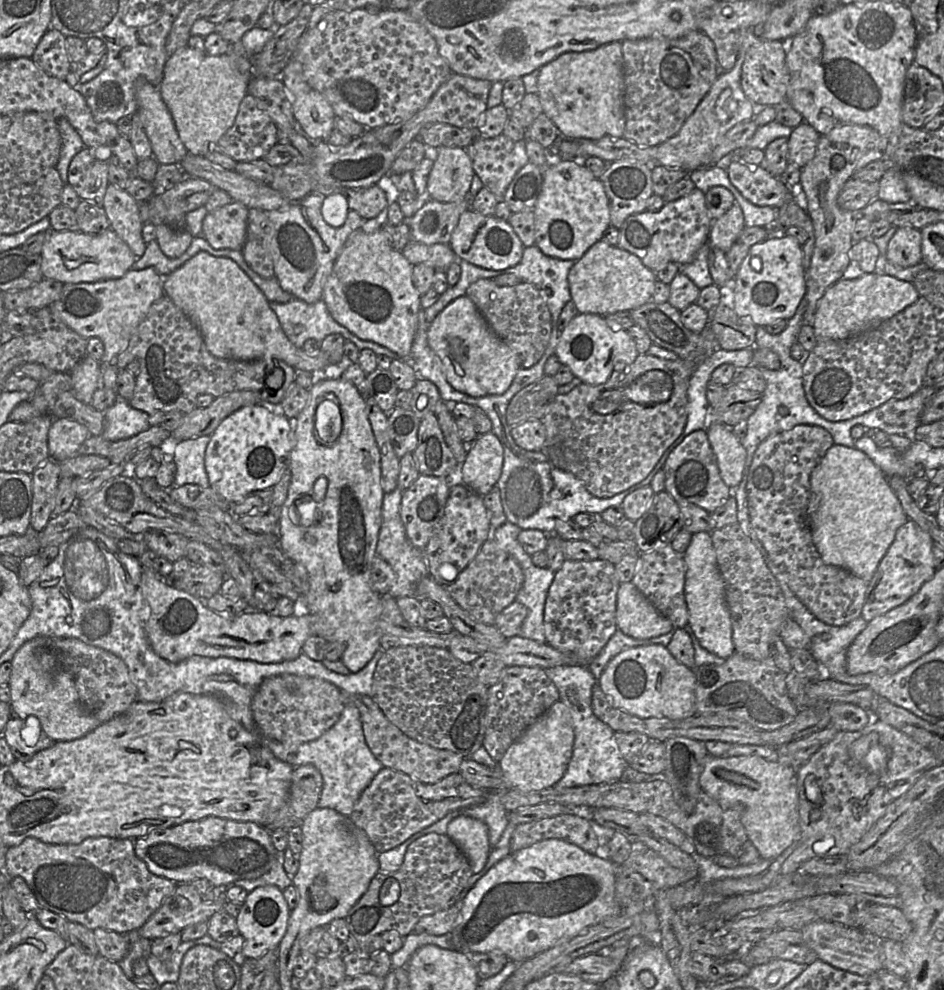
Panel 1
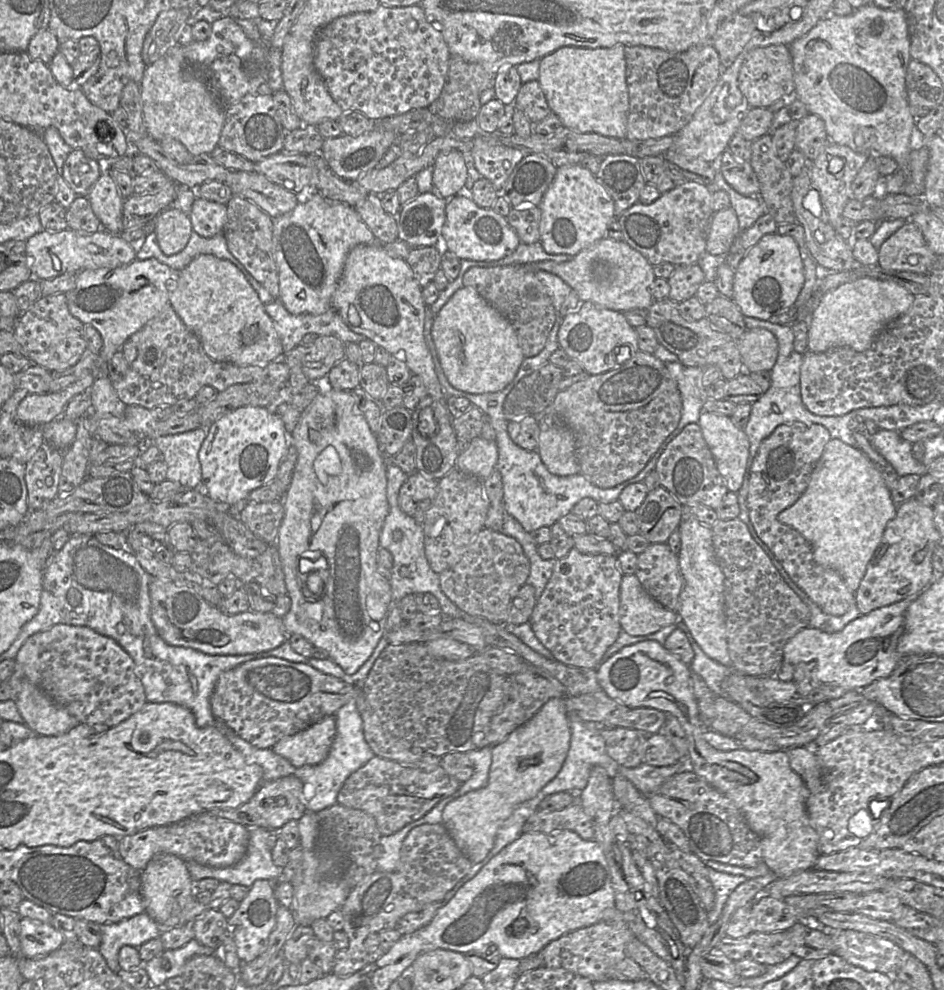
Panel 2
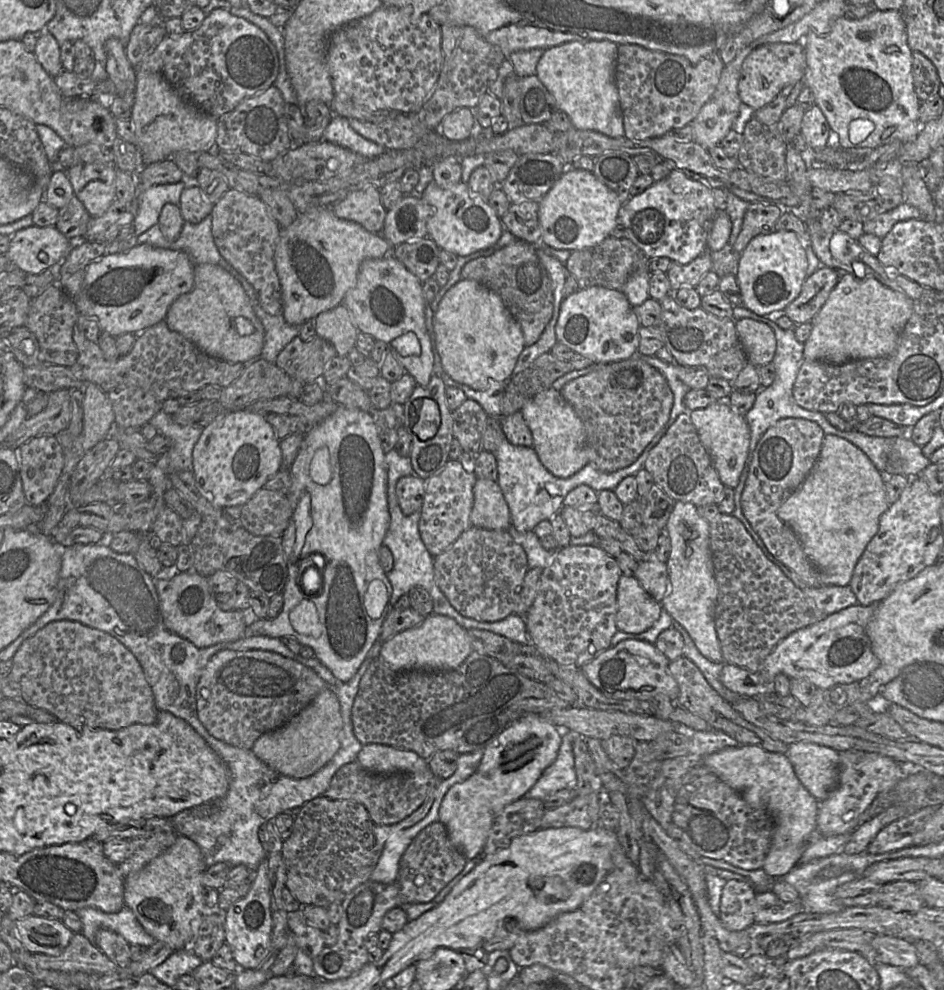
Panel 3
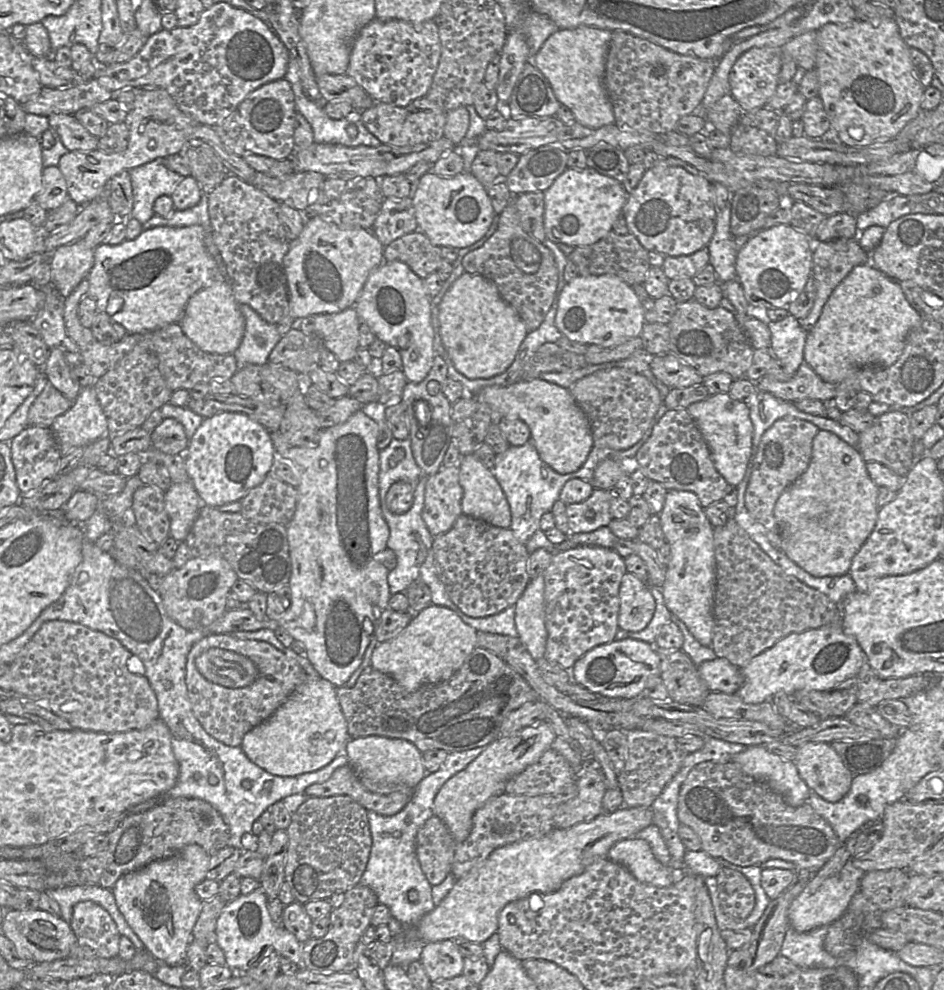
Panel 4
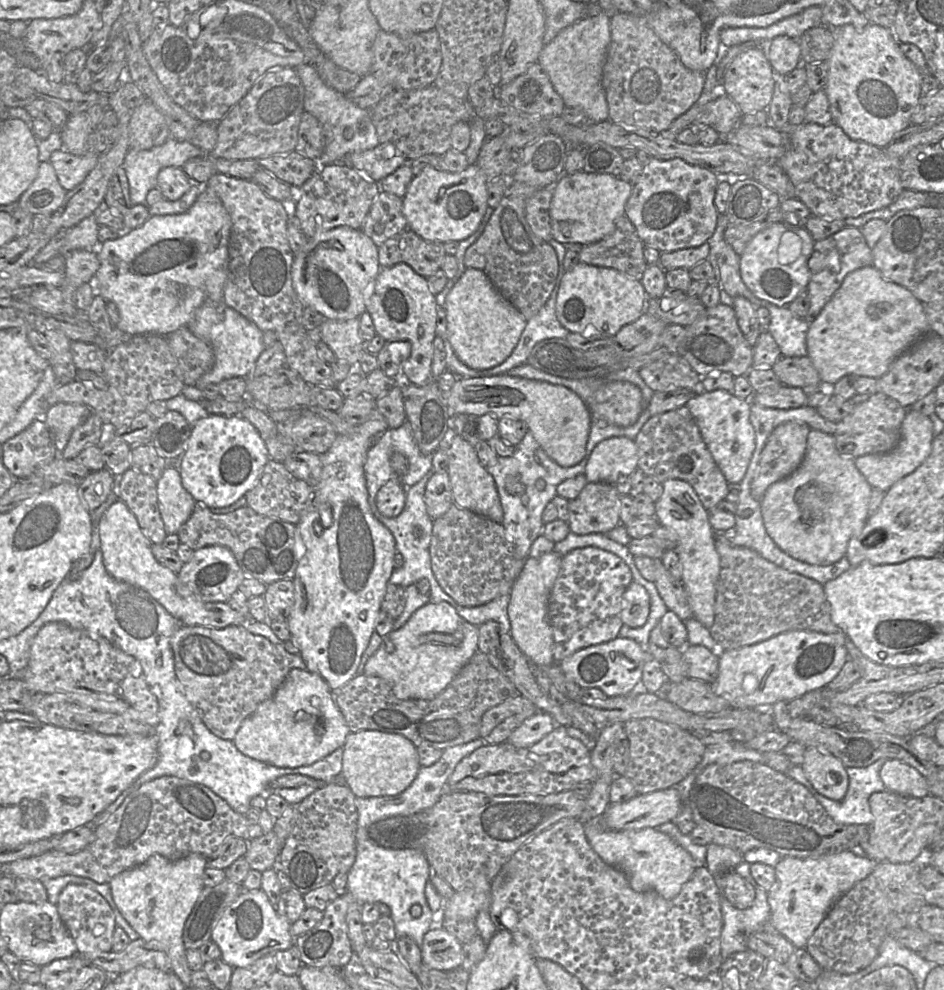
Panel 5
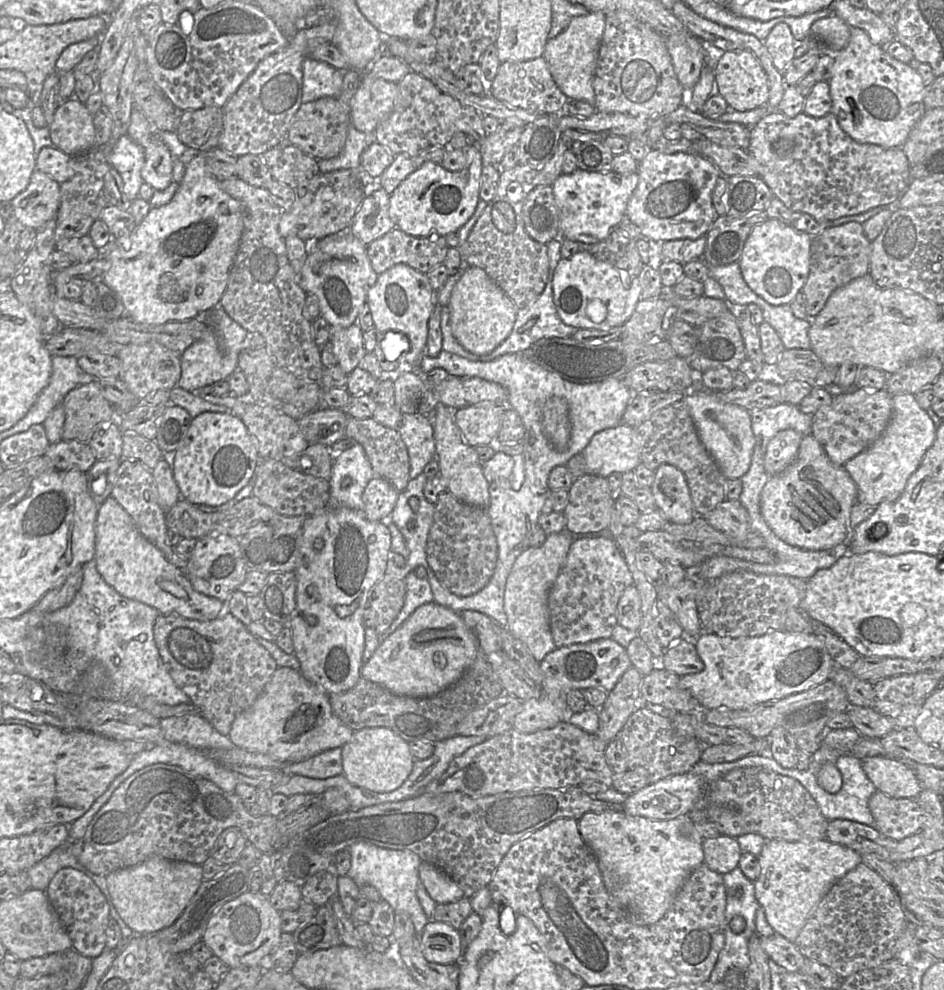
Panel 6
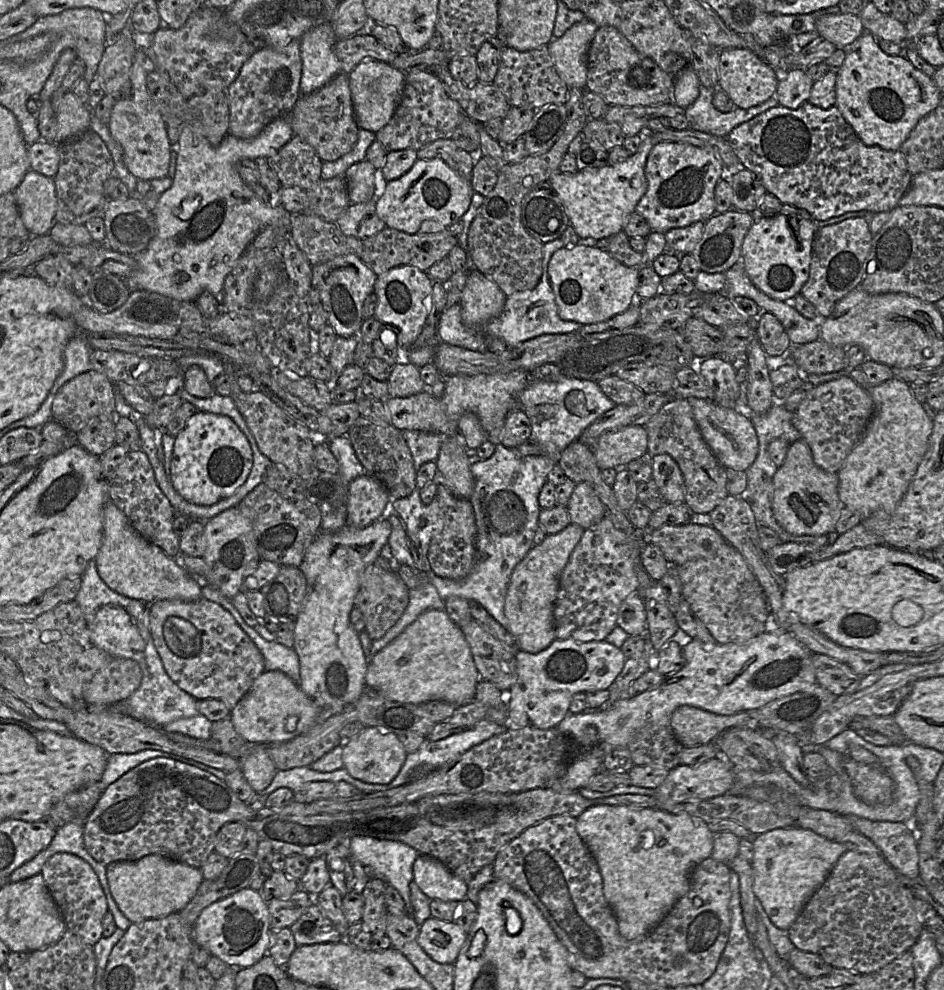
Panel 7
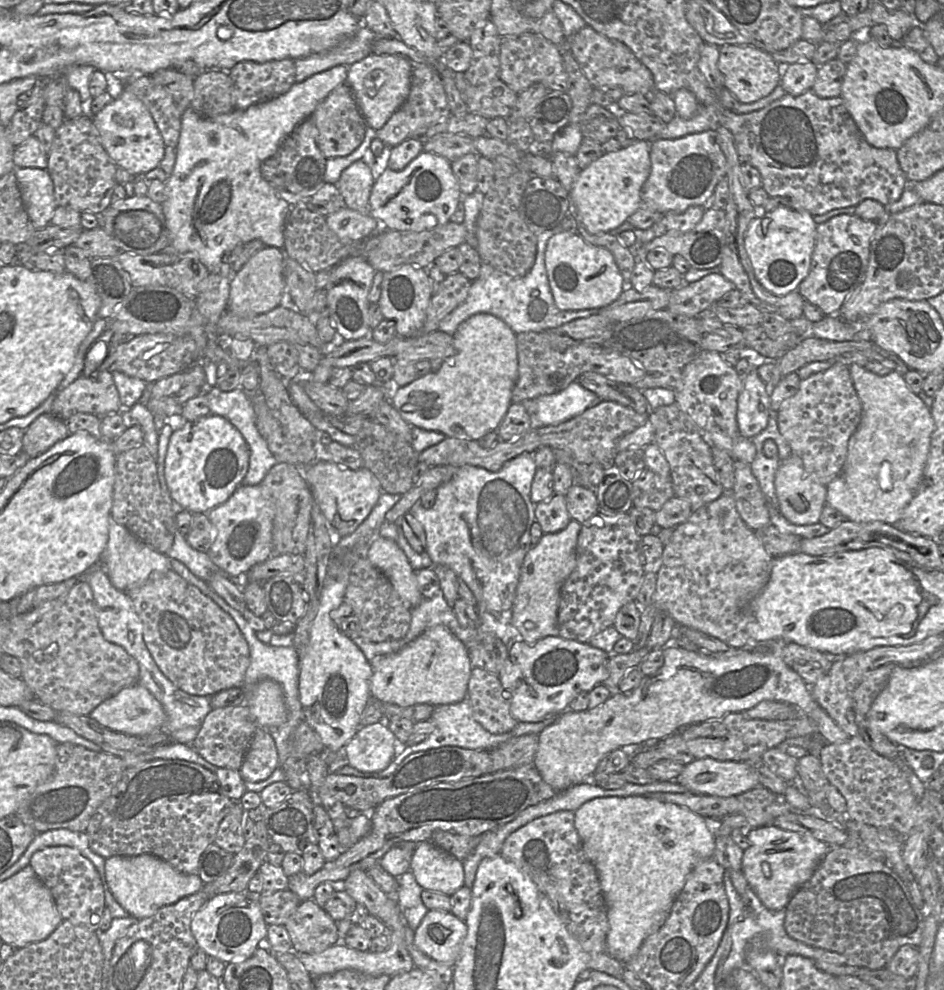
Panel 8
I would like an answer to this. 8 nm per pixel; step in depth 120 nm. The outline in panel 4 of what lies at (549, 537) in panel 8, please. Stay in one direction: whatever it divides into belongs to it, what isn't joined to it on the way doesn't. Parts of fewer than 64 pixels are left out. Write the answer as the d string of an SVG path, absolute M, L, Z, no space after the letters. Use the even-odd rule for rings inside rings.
M541 574L531 579L515 604L515 625L518 637L537 661L545 657L545 579Z

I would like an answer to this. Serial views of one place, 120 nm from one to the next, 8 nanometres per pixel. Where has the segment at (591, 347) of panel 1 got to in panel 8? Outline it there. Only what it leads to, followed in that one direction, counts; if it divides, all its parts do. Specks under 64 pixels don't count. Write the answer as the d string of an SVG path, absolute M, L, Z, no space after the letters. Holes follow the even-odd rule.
M562 231L553 235L547 242L545 266L555 304L563 311L604 308L615 302L625 289L632 288L630 283L626 286L613 254L584 240L579 233Z

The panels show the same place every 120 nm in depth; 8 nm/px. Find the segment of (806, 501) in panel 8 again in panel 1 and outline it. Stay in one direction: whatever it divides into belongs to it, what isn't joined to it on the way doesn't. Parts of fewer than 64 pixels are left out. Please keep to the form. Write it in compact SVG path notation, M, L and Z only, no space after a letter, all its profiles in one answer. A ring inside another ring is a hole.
M833 444L810 477L810 497L806 512L813 543L826 565L844 569L869 582L885 556L896 532L909 518L889 485L886 474L859 449Z

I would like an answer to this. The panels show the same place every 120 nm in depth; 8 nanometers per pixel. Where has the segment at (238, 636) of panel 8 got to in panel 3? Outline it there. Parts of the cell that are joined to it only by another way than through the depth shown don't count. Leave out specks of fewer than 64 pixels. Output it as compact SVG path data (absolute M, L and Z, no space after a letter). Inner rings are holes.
M224 649L212 656L197 684L198 718L215 738L232 746L251 749L261 735L285 725L328 686L314 670L295 659L266 650Z

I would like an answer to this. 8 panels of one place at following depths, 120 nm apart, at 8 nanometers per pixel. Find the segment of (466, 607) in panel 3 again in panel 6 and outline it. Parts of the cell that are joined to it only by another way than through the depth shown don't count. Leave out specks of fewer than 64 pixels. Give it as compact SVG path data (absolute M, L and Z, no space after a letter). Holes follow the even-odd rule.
M448 490L438 496L427 542L427 560L440 583L451 593L467 597L490 581L498 558L498 544L486 509L464 503Z

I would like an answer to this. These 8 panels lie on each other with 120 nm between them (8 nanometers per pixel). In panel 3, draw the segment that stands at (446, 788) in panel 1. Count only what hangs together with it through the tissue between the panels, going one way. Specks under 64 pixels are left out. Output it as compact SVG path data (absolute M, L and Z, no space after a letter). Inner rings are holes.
M357 761L345 764L333 776L324 797L333 800L352 800L362 804L376 825L401 822L429 799L440 780L430 769L420 773L398 772L375 774L364 769Z

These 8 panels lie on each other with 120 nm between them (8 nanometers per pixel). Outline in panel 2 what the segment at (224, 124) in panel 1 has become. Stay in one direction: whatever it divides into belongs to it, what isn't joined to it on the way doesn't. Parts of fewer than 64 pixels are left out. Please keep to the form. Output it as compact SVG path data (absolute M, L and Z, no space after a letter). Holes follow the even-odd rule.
M182 45L172 47L164 57L146 67L140 94L147 134L155 141L173 138L183 144L193 157L211 154L218 147L226 108L209 85L193 69L187 69Z

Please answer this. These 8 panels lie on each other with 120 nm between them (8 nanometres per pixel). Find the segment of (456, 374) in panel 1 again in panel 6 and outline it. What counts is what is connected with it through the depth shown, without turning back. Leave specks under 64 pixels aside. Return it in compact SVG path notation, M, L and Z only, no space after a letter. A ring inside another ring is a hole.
M477 266L469 267L456 284L449 309L453 336L475 355L490 354L501 345L511 334L519 311L507 294Z

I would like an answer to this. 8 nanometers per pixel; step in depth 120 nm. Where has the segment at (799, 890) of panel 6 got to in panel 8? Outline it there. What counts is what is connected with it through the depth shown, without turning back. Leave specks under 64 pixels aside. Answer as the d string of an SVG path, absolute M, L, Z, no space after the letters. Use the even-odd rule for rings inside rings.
M774 825L753 828L748 841L742 872L762 904L772 911L786 908L795 891L812 877L830 849L828 844L810 834L784 830Z

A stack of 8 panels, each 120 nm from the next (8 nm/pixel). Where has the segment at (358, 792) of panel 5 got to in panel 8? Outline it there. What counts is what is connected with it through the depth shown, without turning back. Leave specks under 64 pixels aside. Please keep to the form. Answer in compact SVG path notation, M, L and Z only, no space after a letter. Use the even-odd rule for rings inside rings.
M384 721L362 726L343 746L347 764L361 772L385 769L395 757L397 738Z

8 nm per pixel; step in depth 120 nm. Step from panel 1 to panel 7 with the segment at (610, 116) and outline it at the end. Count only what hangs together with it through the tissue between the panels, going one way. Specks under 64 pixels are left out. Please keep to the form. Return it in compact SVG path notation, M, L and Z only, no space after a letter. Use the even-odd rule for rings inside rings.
M585 19L548 44L556 70L569 88L586 89L587 53L597 30L594 22Z

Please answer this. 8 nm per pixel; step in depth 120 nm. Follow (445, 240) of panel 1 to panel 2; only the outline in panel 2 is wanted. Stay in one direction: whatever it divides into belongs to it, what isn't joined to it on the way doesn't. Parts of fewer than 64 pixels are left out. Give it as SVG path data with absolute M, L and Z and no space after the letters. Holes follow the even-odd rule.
M436 192L418 194L396 215L398 239L411 248L435 246L446 220L447 200Z

